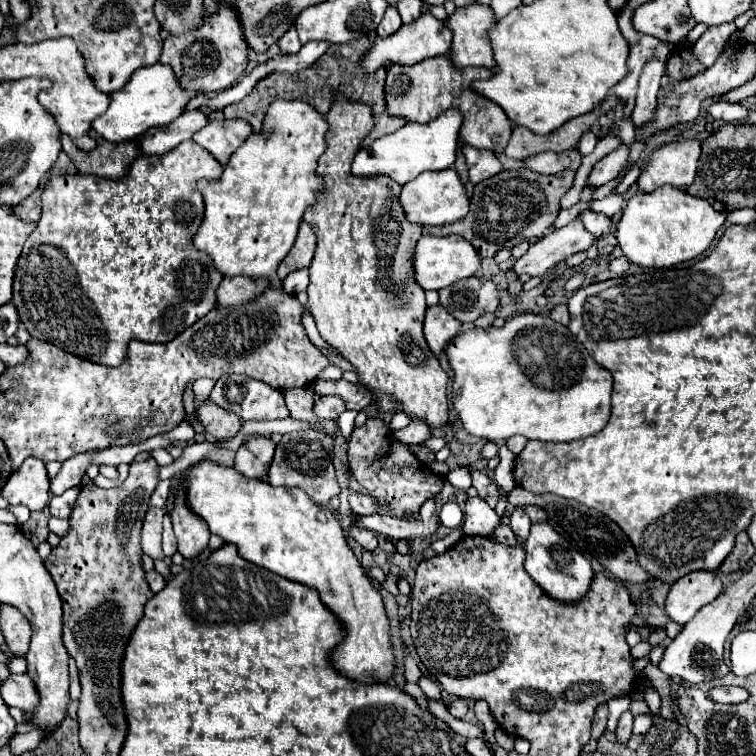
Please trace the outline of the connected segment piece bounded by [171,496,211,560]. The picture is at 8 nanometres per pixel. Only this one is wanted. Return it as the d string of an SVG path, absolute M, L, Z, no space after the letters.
M183 496L177 498L173 510L175 512L171 512L171 520L175 536L179 540L179 552L185 560L193 560L207 548L211 532L207 524L187 508Z

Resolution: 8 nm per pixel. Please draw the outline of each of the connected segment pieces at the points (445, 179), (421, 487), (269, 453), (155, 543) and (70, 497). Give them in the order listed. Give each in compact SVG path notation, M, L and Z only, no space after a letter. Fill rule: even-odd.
M453 168L439 172L423 172L415 180L407 182L401 190L401 204L405 208L407 220L421 224L451 224L469 212L469 196L465 184L459 180Z
M377 416L369 418L363 426L353 430L347 454L355 480L371 496L375 496L381 506L389 508L393 516L415 516L423 502L435 498L443 488L443 476L435 474L427 464L423 464L407 444L393 436L389 424Z
M265 436L249 438L239 450L235 458L235 470L247 478L267 480L267 468L271 466L275 452L275 442Z
M149 508L145 520L143 520L143 536L141 536L141 546L143 552L153 558L161 560L163 550L161 550L161 522L163 522L165 512L159 508Z
M75 486L75 488L63 492L61 496L53 496L51 502L49 502L49 510L51 510L51 514L57 516L57 518L69 518L71 510L73 510L73 506L75 506L75 500L77 500L79 490L81 490L81 488Z

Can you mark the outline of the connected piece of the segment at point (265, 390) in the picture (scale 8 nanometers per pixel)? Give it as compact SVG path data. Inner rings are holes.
M227 374L219 378L207 400L235 412L243 422L283 420L289 416L279 390L243 374Z

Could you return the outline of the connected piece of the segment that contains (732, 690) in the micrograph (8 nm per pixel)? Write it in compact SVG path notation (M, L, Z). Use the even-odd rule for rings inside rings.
M715 687L709 691L710 698L721 704L738 704L748 699L747 690L742 687Z

